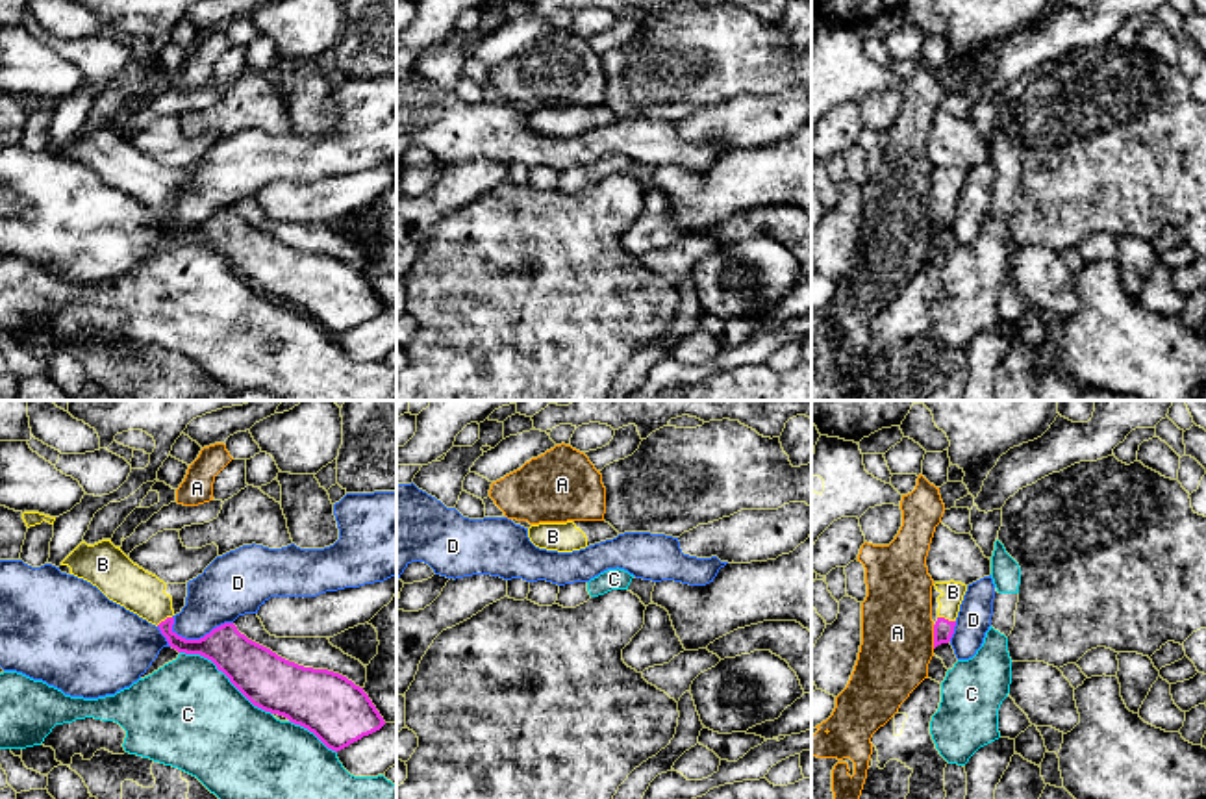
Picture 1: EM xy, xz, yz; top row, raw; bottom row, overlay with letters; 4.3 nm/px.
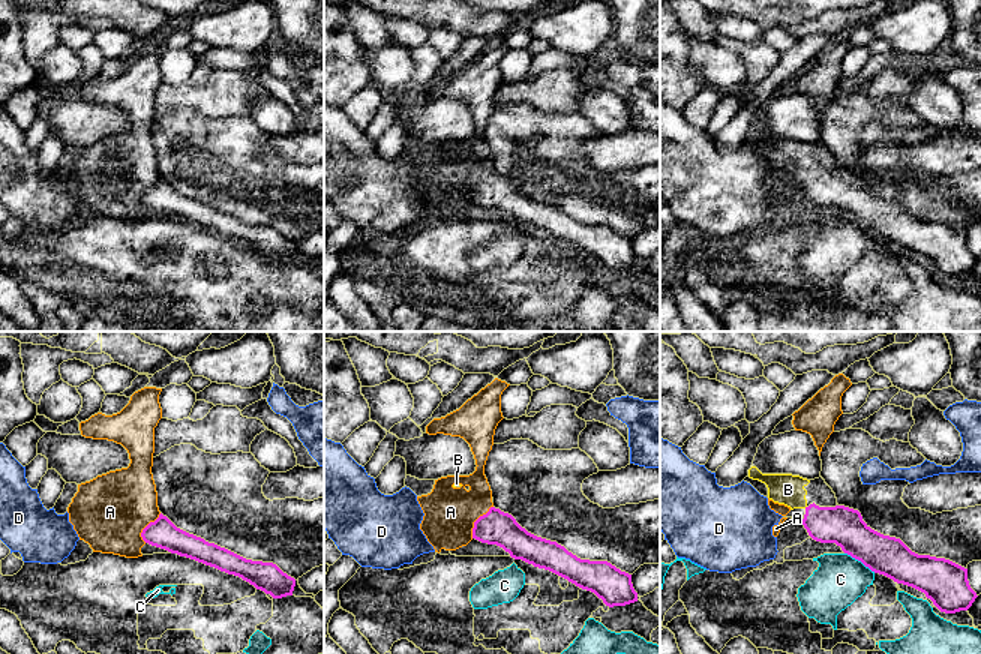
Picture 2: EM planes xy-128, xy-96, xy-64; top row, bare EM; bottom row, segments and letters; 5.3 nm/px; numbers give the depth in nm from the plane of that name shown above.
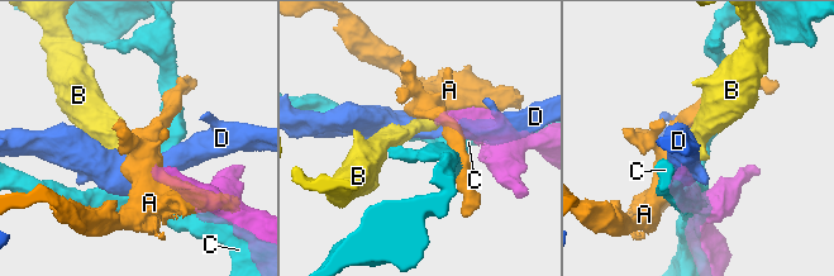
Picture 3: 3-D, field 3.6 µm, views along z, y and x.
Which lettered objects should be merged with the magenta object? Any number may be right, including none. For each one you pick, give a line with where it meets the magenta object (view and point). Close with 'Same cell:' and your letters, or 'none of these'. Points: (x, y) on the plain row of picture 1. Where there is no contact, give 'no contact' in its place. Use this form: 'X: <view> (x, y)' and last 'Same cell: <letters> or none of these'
B: yz (947, 204)
Same cell: B

